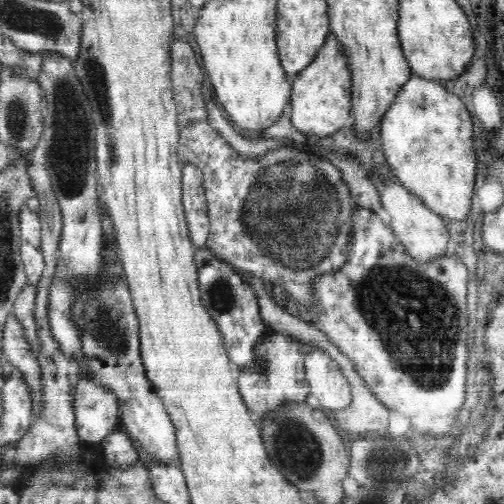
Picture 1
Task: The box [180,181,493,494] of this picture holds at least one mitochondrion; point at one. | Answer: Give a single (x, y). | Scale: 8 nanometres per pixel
(426, 353)

